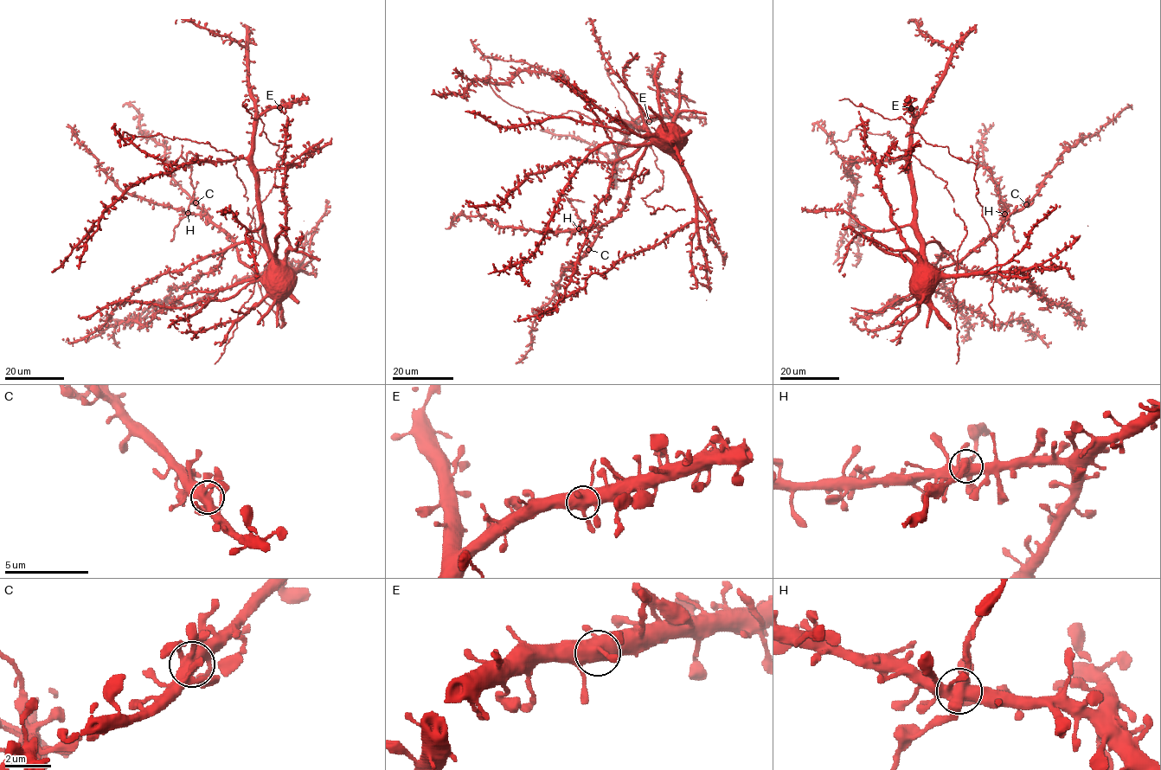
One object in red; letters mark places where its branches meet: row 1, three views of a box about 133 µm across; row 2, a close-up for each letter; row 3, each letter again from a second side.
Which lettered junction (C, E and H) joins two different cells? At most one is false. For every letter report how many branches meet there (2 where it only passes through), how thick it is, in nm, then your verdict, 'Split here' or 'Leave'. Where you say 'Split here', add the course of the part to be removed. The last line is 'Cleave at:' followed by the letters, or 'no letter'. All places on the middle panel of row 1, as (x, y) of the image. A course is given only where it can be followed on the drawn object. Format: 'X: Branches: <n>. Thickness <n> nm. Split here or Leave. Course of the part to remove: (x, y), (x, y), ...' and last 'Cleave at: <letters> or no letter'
C: Branches: 6. Thickness 500 nm. Leave
E: Branches: 6. Thickness 480 nm. Leave
H: Branches: 6. Thickness 550 nm. Split here. Course of the part to remove: (579, 228), (582, 221), (568, 199), (585, 202)
Cleave at: H

